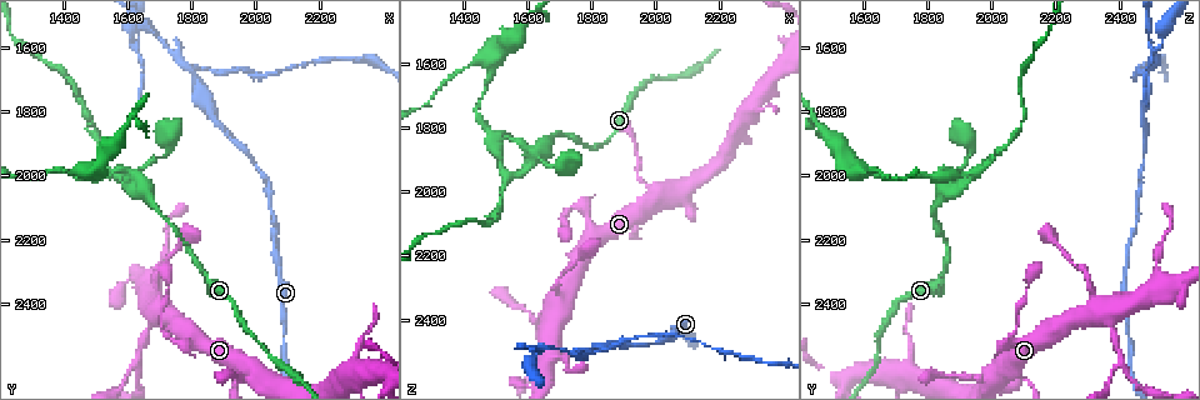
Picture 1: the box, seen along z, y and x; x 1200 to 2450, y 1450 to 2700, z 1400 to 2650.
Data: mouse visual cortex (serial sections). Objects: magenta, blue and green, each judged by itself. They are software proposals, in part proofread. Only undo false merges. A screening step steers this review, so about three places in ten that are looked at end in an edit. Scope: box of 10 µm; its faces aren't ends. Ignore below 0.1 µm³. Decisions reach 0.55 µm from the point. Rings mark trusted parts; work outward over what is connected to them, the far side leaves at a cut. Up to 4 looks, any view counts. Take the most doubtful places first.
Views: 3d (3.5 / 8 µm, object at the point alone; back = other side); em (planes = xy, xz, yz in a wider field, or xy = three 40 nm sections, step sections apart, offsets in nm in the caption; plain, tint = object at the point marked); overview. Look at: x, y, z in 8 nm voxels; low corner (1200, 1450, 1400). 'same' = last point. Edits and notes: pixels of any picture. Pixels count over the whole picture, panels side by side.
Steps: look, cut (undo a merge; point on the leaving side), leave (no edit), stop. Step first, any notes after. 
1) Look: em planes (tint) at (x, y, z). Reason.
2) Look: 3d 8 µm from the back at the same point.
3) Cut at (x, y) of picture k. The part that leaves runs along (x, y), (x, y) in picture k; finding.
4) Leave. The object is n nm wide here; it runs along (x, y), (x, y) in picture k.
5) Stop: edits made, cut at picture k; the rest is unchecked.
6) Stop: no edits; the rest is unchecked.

Look: 3d 3.5 µm at (1820, 1690, 2490). Three-way junction.

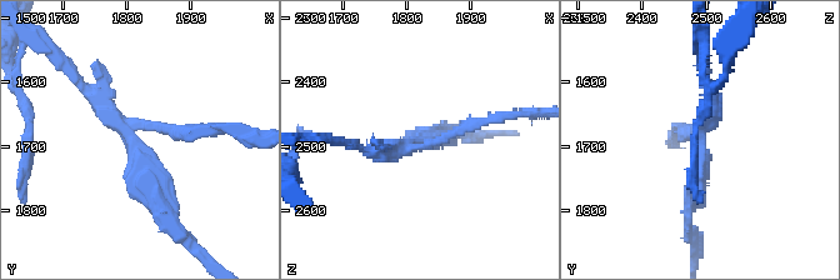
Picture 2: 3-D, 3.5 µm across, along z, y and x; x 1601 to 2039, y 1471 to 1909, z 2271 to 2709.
Look: em planes (tint) at (1805, 1685, 2490). 3 arms meet here; the arms are 150, 200, 250 nm wide.

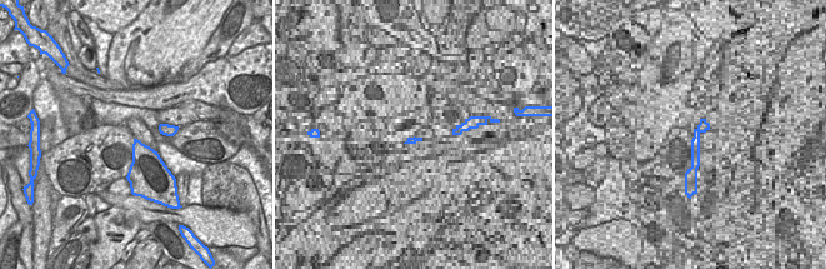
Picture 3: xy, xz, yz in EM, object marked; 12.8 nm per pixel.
Cut at (178, 134) of picture 2. The object is 260 nm wide here; the part that leaves runs along (125, 130), (36, 38) in picture 2; a second cell is stuck on.

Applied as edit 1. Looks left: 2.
Look: 3d 3.5 µm at (1640, 2030, 1870). Four arms meet.

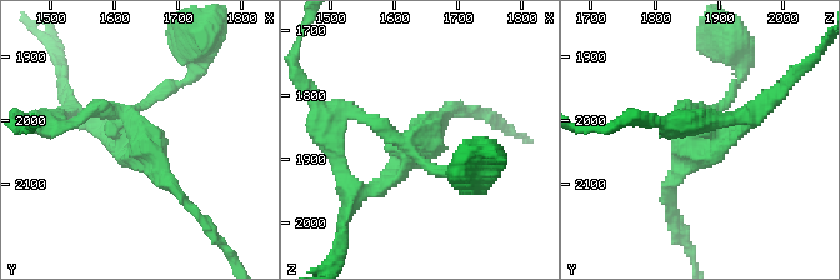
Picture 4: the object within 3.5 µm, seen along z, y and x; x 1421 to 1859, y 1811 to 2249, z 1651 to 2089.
Look: em xy step 3 (tint) at (1640, 2035, 1880). 4 arms meet here; the arms are 150, 150, 200, 200 nm wide; need the tissue.

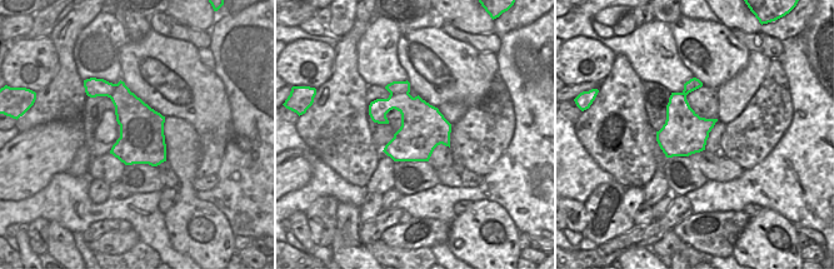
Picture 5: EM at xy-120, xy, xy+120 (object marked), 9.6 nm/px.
Cut at (354, 115) of picture 4. The part that leaves runs along (405, 141), (313, 100) in picture 4; a second cell is stuck on.

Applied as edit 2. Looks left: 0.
Stop: edits made, cut at picture 2, cut at picture 4; the rest is unchecked.

